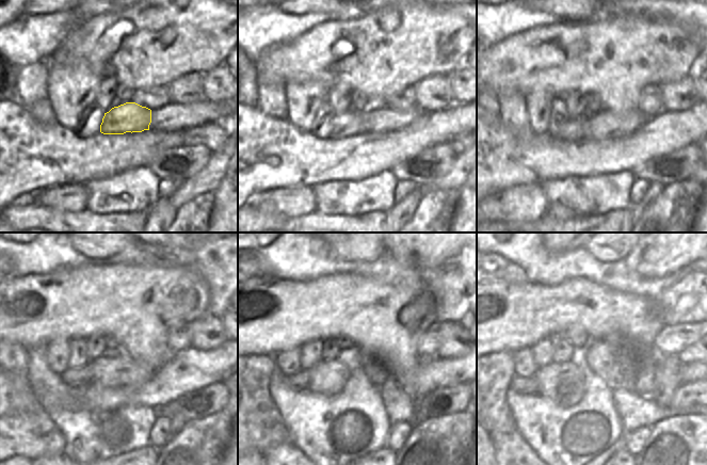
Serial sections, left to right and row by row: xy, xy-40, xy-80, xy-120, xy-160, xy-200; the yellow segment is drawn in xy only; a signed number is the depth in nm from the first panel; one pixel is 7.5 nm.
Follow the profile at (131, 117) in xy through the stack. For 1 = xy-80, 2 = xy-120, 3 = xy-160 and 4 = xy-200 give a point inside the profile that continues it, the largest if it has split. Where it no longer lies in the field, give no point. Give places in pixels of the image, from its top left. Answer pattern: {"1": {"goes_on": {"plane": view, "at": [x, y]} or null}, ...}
{"1": {"goes_on": {"plane": "xy-80", "at": [574, 130]}}, "2": {"goes_on": {"plane": "xy-120", "at": [71, 377]}}, "3": {"goes_on": {"plane": "xy-160", "at": [299, 381]}}, "4": {"goes_on": {"plane": "xy-200", "at": [528, 385]}}}

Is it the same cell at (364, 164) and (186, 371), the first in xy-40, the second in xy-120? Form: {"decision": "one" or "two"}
{"decision": "one"}

